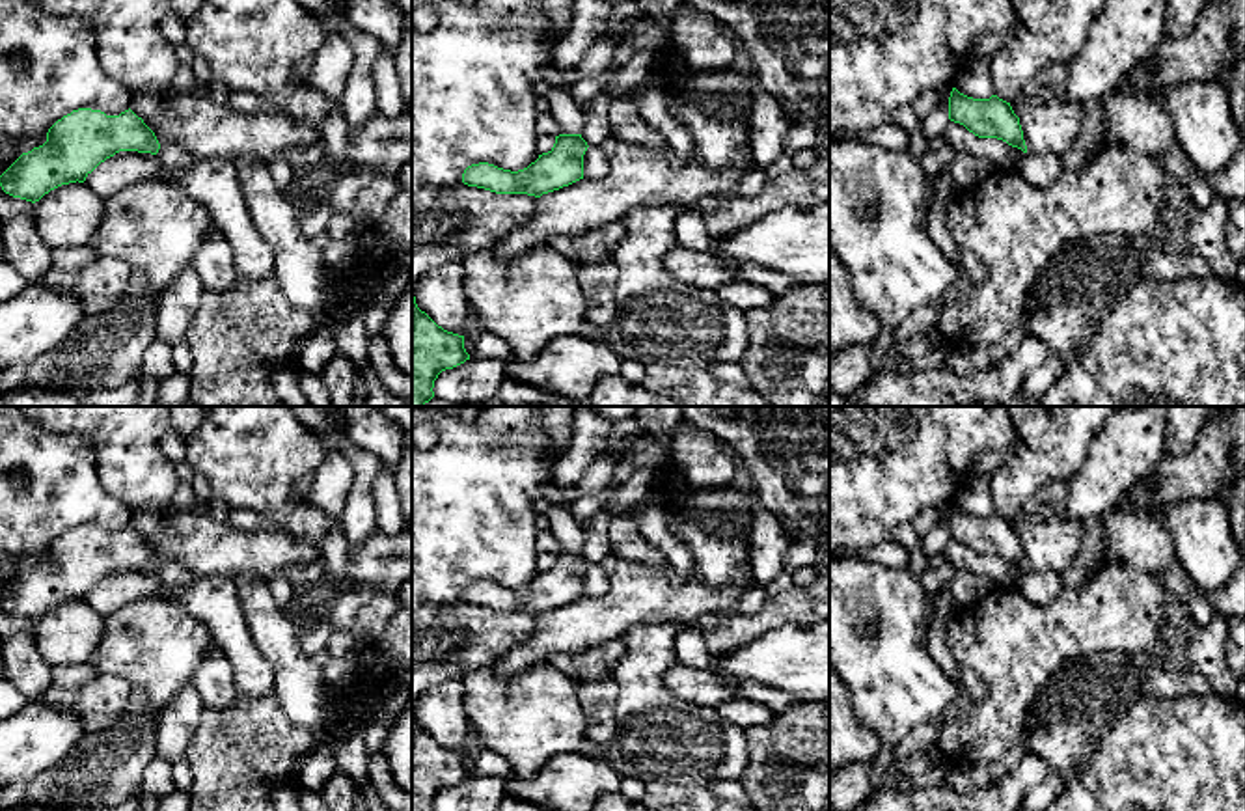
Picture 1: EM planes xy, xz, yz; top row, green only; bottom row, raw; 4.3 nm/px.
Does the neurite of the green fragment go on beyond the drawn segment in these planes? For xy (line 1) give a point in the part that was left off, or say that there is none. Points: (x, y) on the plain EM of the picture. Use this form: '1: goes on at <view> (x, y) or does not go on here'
1: does not go on here

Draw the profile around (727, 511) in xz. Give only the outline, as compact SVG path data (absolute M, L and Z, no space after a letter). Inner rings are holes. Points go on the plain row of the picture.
M736 488L710 490L691 502L688 511L703 513L703 524L721 537L747 537L751 531L751 511L759 500Z

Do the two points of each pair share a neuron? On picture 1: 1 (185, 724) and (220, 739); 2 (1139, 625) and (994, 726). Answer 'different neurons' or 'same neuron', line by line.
1: different neurons
2: same neuron

